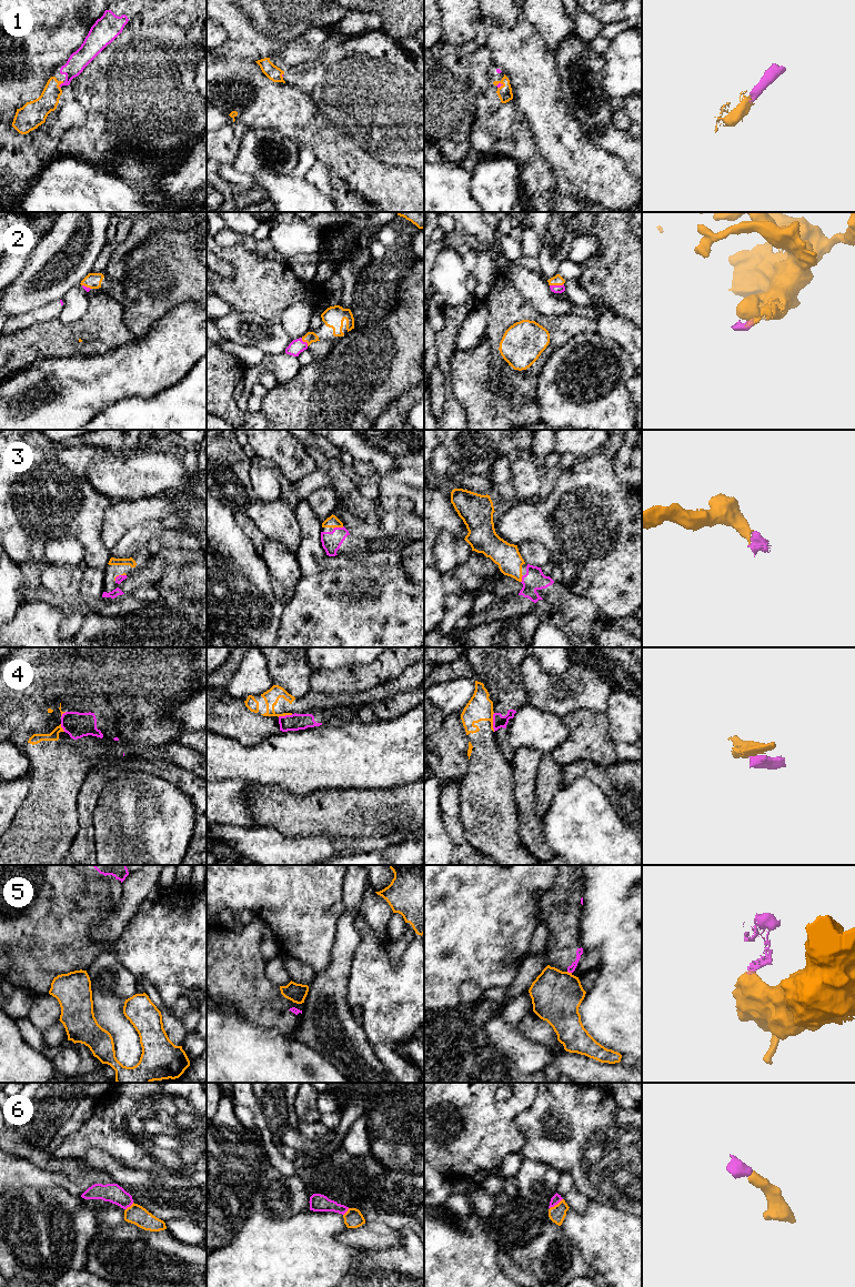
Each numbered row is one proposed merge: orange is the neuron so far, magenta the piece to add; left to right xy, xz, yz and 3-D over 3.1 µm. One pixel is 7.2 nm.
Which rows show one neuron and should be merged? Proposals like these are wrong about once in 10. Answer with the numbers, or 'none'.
1, 2, 3, 6

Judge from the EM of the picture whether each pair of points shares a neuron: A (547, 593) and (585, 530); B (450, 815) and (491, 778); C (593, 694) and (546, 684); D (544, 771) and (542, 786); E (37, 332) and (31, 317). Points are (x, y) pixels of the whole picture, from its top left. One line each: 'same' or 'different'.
A: different
B: different
C: same
D: same
E: different

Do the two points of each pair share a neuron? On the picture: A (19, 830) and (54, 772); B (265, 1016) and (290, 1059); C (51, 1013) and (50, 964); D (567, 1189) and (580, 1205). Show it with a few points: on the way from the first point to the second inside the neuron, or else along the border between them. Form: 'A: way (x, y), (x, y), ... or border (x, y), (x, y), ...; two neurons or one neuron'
A: way (33, 815), (52, 796), (54, 786); one neuron
B: border (248, 1019), (263, 1026), (273, 1026), (291, 1036); two neurons
C: border (48, 992), (38, 996); two neurons
D: way (569, 1193), (576, 1202); one neuron

